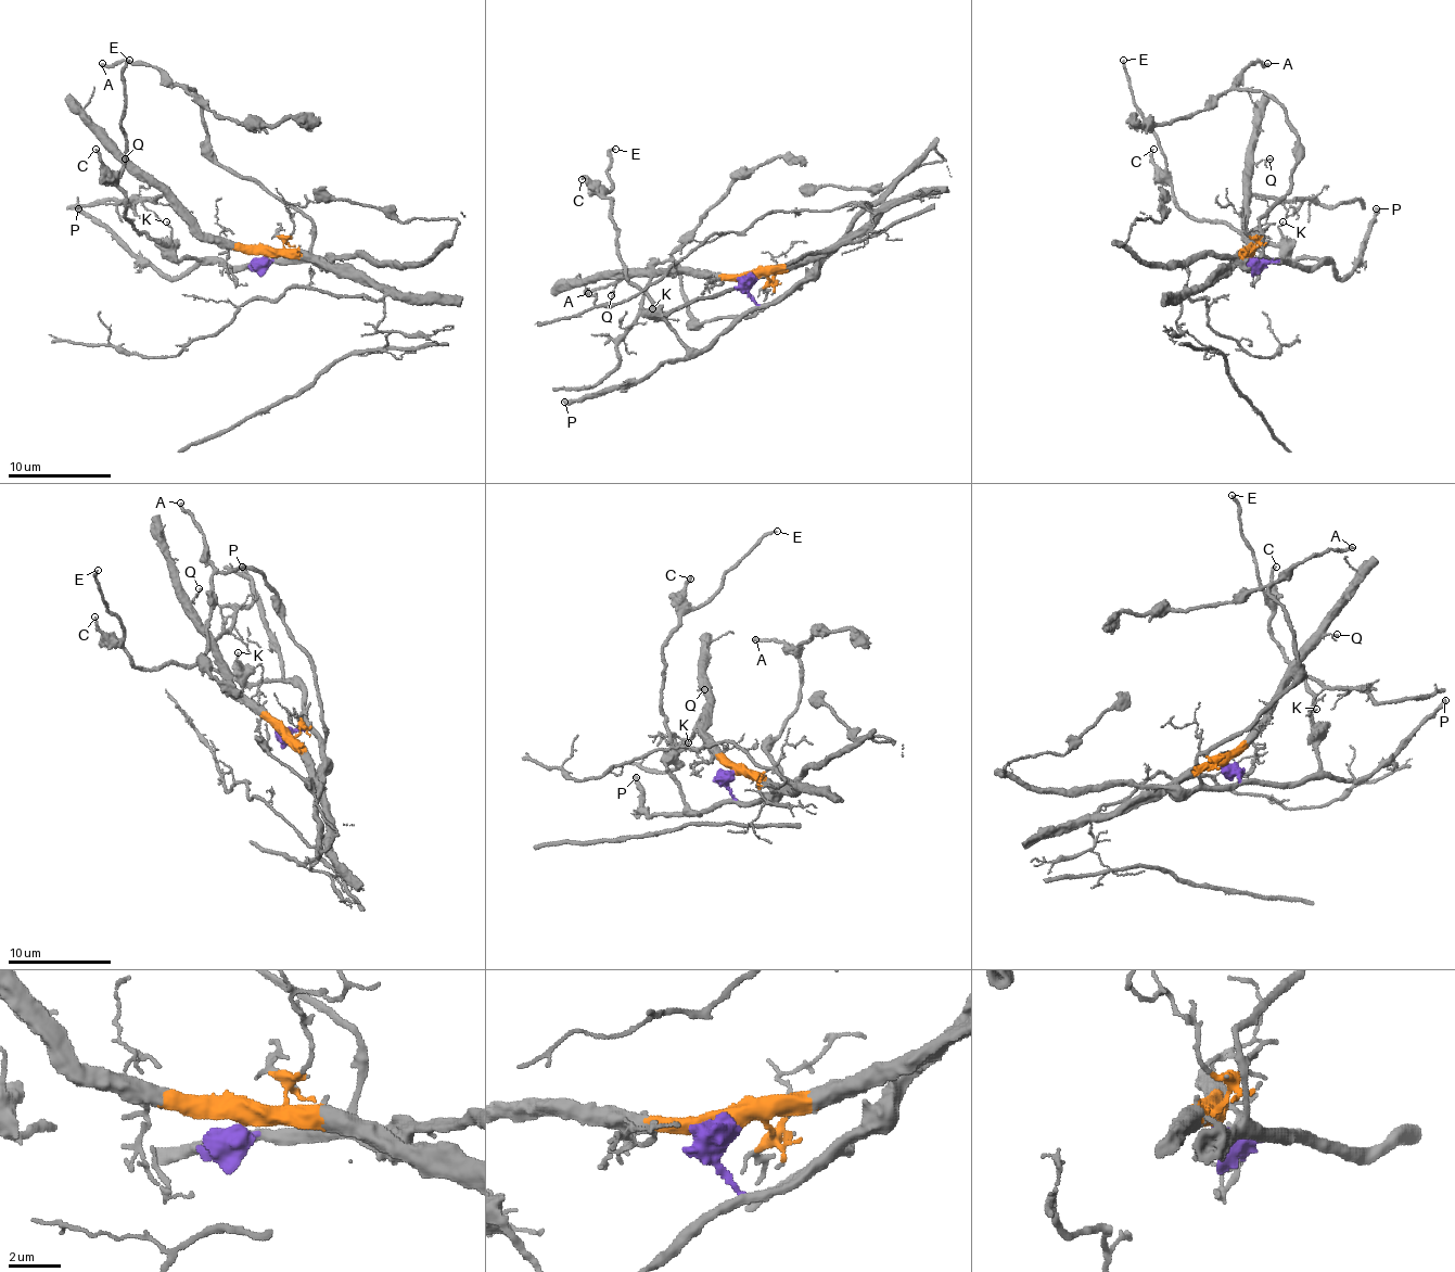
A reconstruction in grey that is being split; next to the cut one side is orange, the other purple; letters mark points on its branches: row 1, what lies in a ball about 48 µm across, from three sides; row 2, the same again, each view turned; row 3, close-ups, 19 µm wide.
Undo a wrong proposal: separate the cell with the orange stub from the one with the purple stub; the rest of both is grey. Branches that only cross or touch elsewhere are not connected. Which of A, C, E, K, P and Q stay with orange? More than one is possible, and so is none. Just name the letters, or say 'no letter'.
Q

